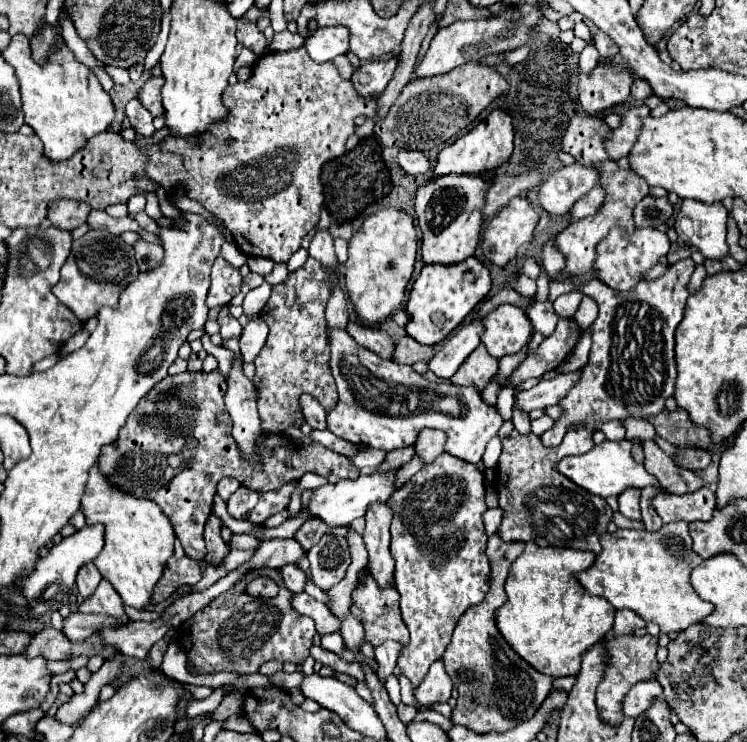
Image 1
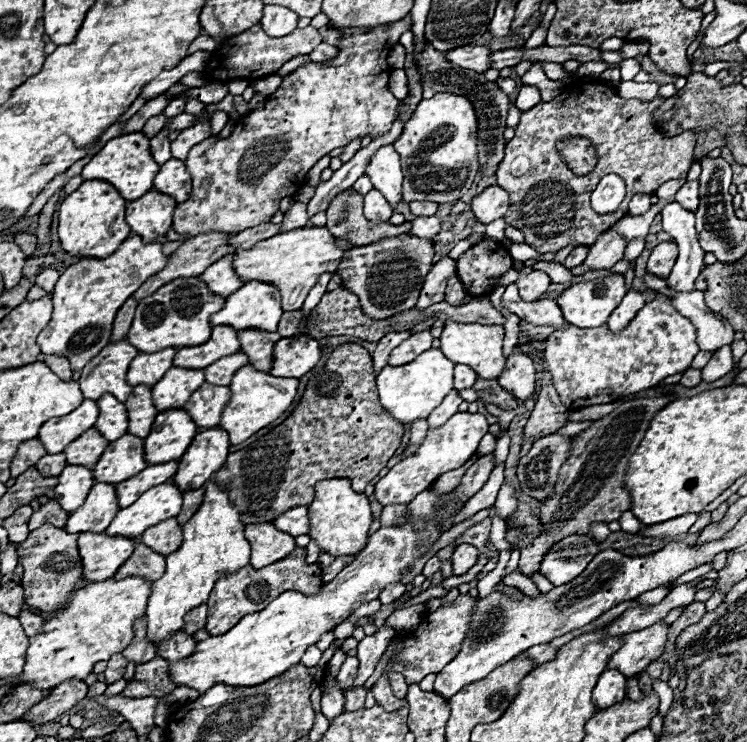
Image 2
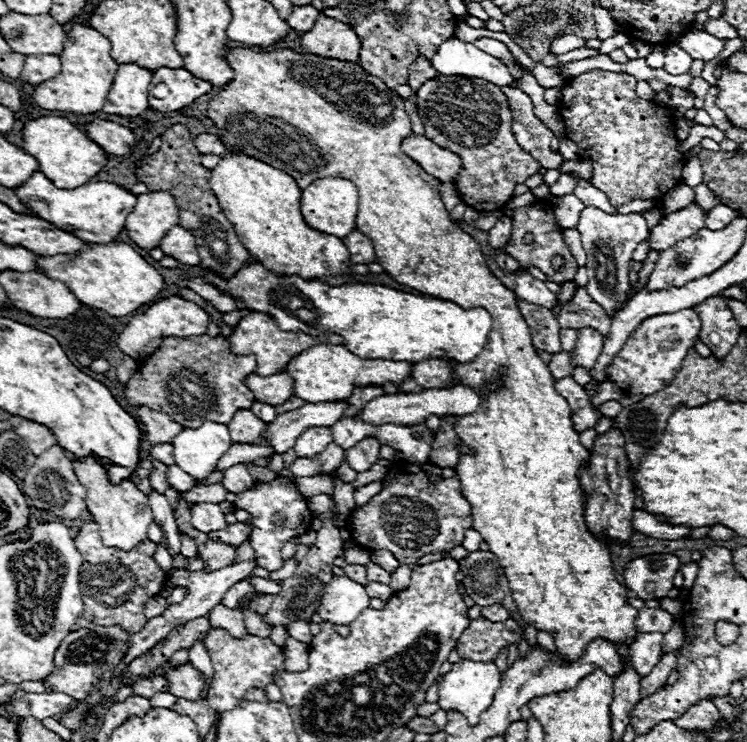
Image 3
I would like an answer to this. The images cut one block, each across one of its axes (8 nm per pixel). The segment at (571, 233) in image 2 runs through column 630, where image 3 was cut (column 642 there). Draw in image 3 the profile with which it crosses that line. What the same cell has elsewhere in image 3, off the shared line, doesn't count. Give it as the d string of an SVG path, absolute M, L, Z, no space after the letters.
M588 70L572 78L558 100L556 108L566 126L566 138L578 146L578 156L592 160L592 180L590 184L602 190L612 206L622 206L632 198L652 198L662 200L662 196L682 182L684 156L678 152L678 138L674 132L674 114L666 106L636 96L636 78L630 74L618 74L608 70Z

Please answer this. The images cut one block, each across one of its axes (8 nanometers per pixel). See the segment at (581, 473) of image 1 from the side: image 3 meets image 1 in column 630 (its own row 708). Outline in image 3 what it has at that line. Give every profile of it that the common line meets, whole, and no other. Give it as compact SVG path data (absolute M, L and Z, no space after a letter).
M460 658L456 664L452 664L450 672L446 672L438 682L438 706L442 710L454 708L462 712L468 718L468 722L476 726L480 720L480 714L488 710L488 706L492 704L498 686L500 686L500 672L494 662L470 662Z

